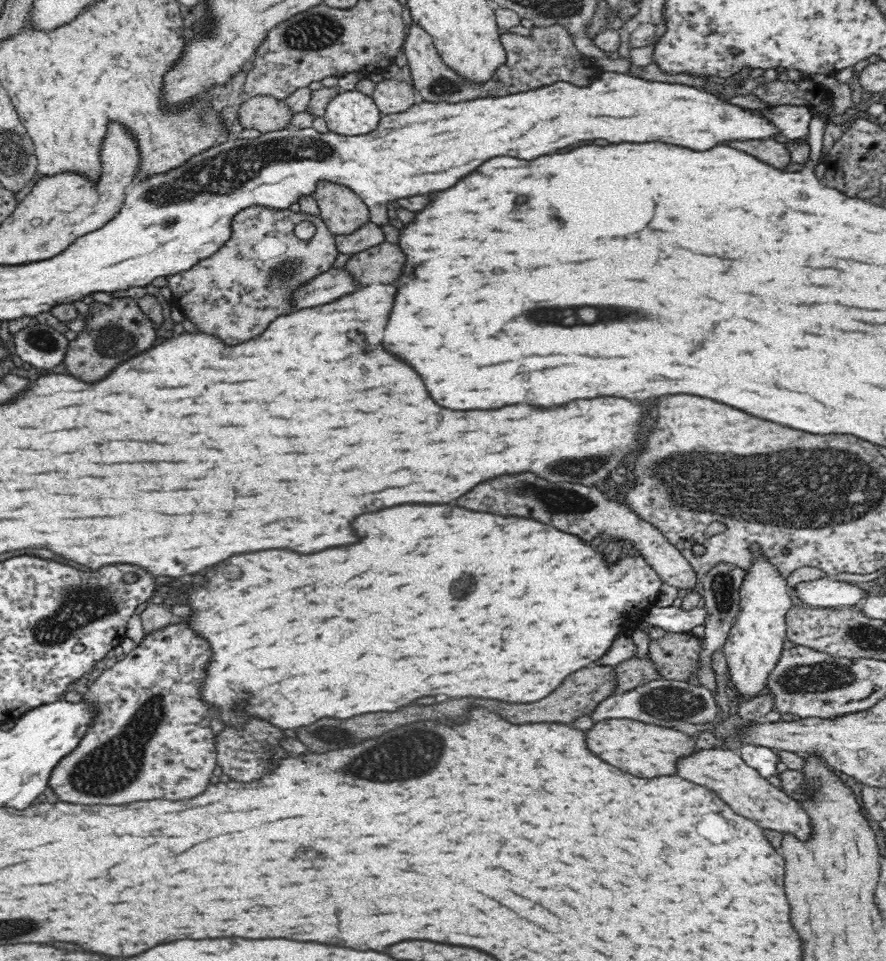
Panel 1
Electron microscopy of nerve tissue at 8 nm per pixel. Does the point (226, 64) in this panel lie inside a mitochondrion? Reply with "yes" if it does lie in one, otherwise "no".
no

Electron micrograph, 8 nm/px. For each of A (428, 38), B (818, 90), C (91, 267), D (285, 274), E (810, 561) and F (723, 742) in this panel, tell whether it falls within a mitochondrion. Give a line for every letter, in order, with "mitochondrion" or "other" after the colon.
A: other
B: other
C: other
D: mitochondrion
E: other
F: other

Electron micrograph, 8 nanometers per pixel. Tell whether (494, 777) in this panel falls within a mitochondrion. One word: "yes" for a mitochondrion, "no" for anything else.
no

